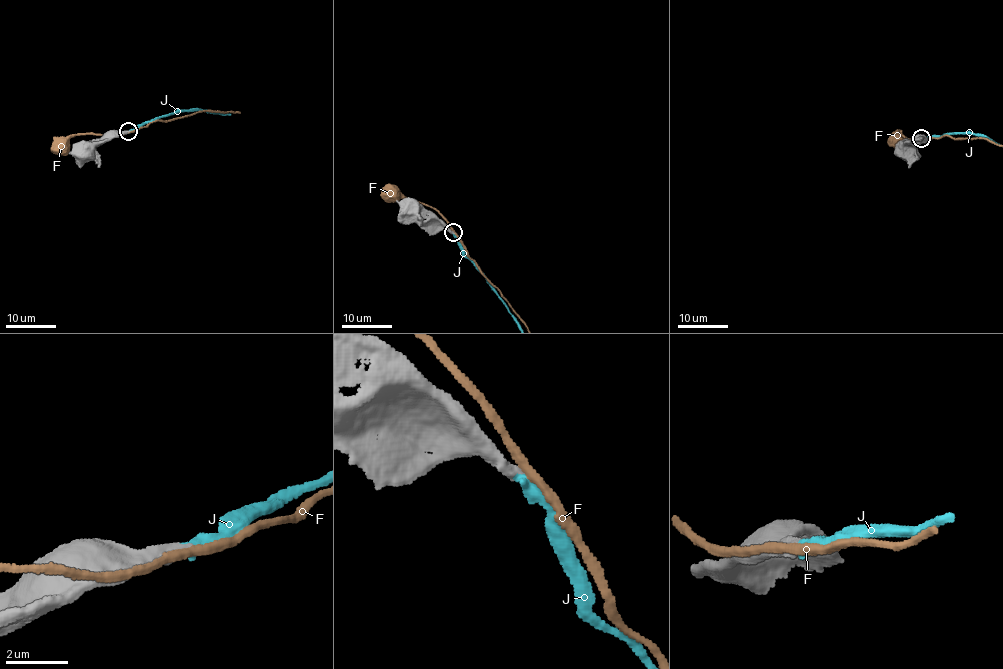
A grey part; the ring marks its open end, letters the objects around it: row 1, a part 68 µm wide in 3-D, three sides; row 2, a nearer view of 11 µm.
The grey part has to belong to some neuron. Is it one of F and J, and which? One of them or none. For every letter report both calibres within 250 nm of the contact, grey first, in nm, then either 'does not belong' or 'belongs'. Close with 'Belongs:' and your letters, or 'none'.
F: calibres 400 and 300 nm; does not belong
J: calibres 400 and 360 nm; belongs
Belongs: J

